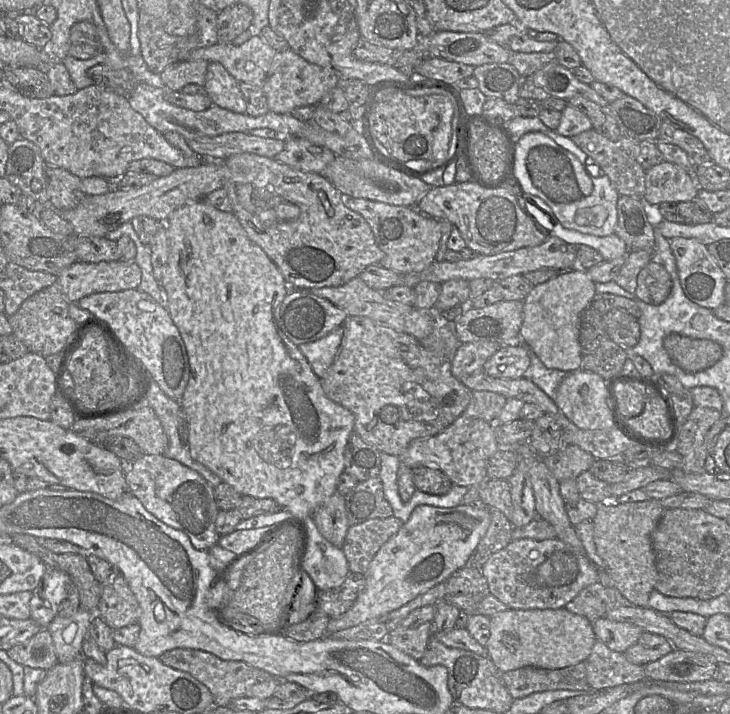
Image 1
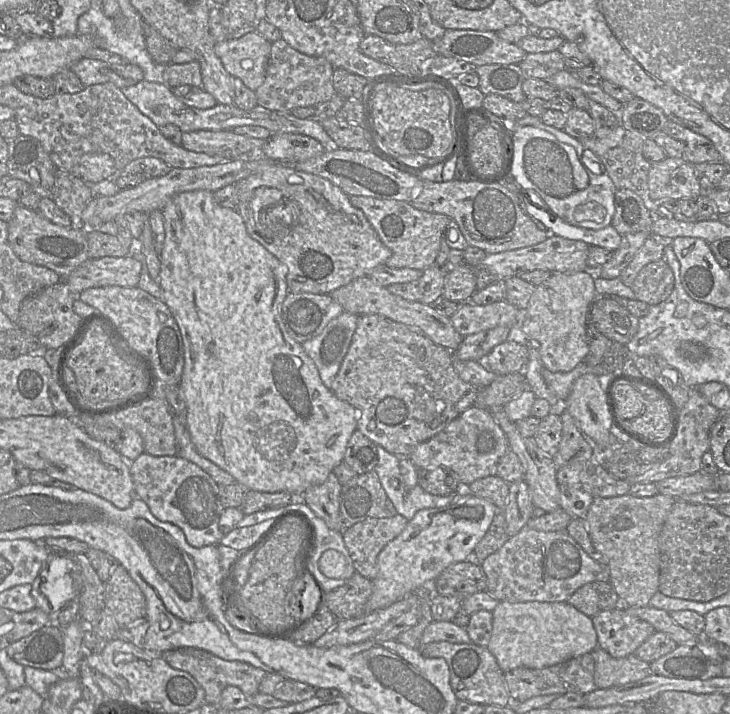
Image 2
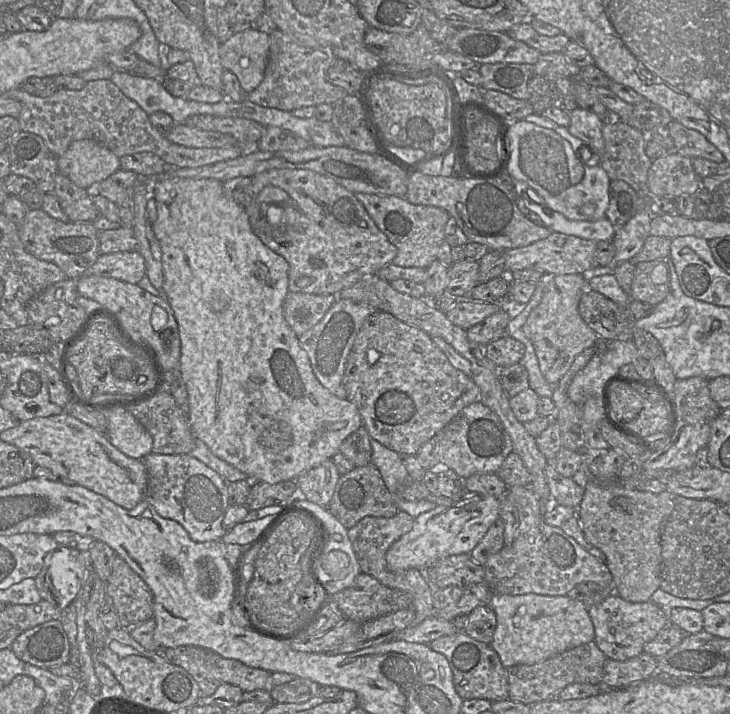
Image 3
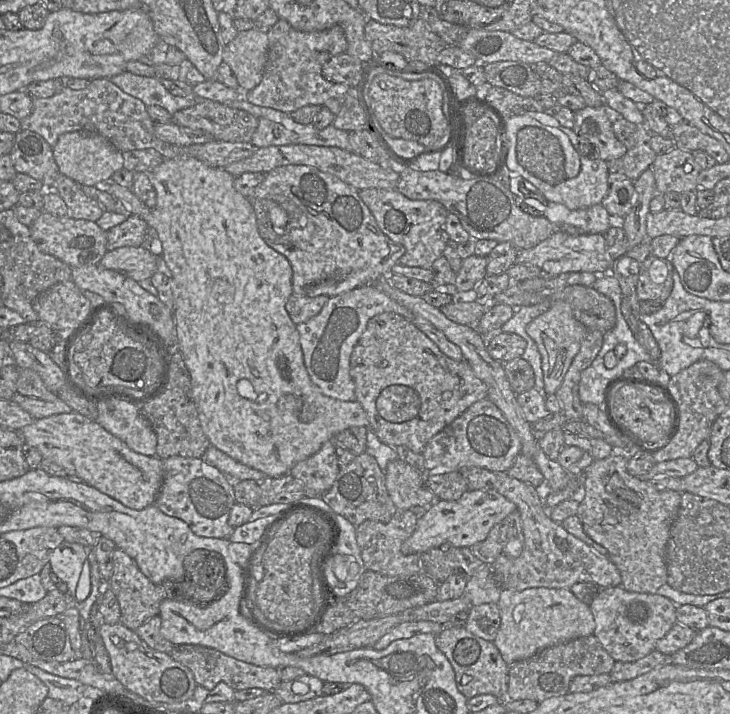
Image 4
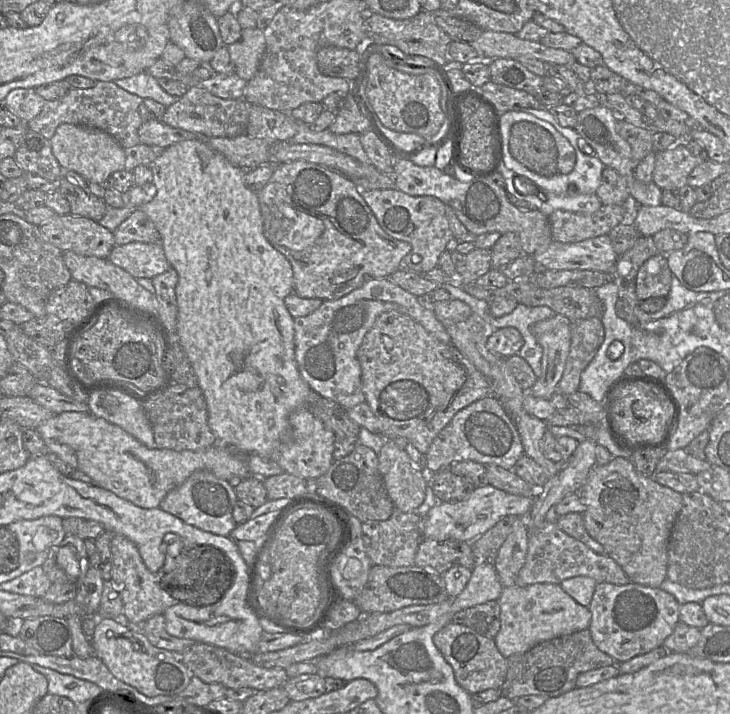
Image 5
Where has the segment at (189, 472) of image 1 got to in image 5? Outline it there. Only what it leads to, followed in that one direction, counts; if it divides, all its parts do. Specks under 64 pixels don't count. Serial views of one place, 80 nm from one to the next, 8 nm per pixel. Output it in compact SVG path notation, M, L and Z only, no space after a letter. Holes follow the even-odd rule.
M200 470L170 491L161 501L160 508L196 528L216 535L230 536L237 525L232 516L237 500L234 483L220 479L210 471Z

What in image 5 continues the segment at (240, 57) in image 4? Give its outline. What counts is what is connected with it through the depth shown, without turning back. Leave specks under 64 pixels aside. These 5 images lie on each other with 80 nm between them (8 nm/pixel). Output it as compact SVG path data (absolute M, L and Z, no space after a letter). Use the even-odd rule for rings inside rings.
M246 28L241 38L227 46L235 73L242 79L251 80L258 71L266 49L264 30Z

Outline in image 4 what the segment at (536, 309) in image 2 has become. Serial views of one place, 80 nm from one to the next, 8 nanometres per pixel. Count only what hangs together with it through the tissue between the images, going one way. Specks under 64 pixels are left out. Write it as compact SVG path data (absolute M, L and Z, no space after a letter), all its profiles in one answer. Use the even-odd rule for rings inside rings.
M553 300L552 305L546 312L527 325L526 331L537 344L541 354L544 379L543 394L555 394L574 357L579 352L582 341L589 329L574 317L568 303L563 300Z

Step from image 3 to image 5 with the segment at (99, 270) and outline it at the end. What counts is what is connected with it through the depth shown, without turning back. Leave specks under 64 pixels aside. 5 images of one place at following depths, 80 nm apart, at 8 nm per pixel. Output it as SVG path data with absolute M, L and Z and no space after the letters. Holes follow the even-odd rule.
M131 242L115 245L108 260L126 270L134 278L150 278L168 271L171 267L160 242Z

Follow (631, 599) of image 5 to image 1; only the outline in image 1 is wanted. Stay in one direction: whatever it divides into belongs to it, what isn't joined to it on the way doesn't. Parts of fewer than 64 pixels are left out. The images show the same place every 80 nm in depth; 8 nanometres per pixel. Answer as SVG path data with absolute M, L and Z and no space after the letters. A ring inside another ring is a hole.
M606 617L597 618L591 621L591 624L596 639L618 653L624 653L633 646L644 632L636 625L613 621Z

